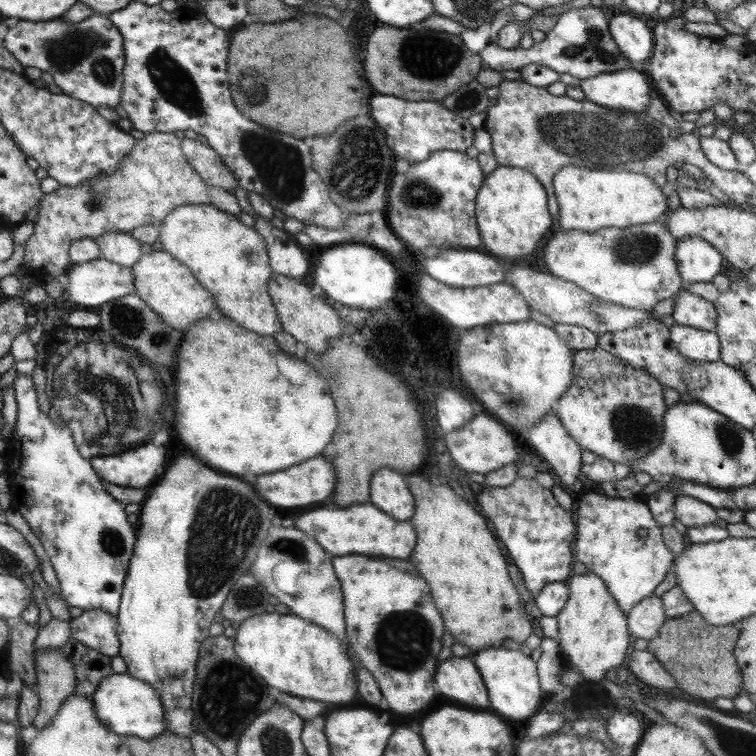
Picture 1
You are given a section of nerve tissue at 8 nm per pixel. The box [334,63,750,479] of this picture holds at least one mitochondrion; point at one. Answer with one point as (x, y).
(600, 137)

